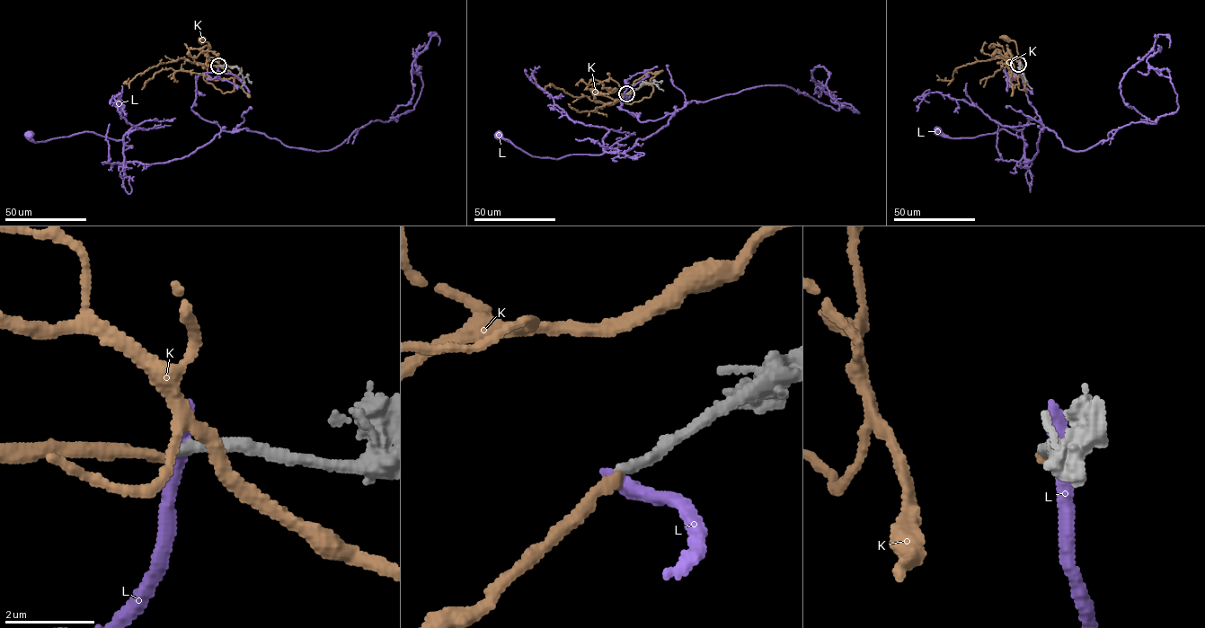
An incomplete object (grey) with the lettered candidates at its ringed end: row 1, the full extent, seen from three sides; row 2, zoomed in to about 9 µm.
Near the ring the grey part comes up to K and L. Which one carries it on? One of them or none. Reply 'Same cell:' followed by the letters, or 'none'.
Same cell: none

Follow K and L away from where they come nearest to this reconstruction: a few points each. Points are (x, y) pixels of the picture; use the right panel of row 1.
K: (1019, 65), (1015, 42), (1005, 39)
L: (1019, 64), (1041, 121), (1033, 159), (1024, 162), (1023, 137), (1001, 128), (973, 137), (938, 130)

